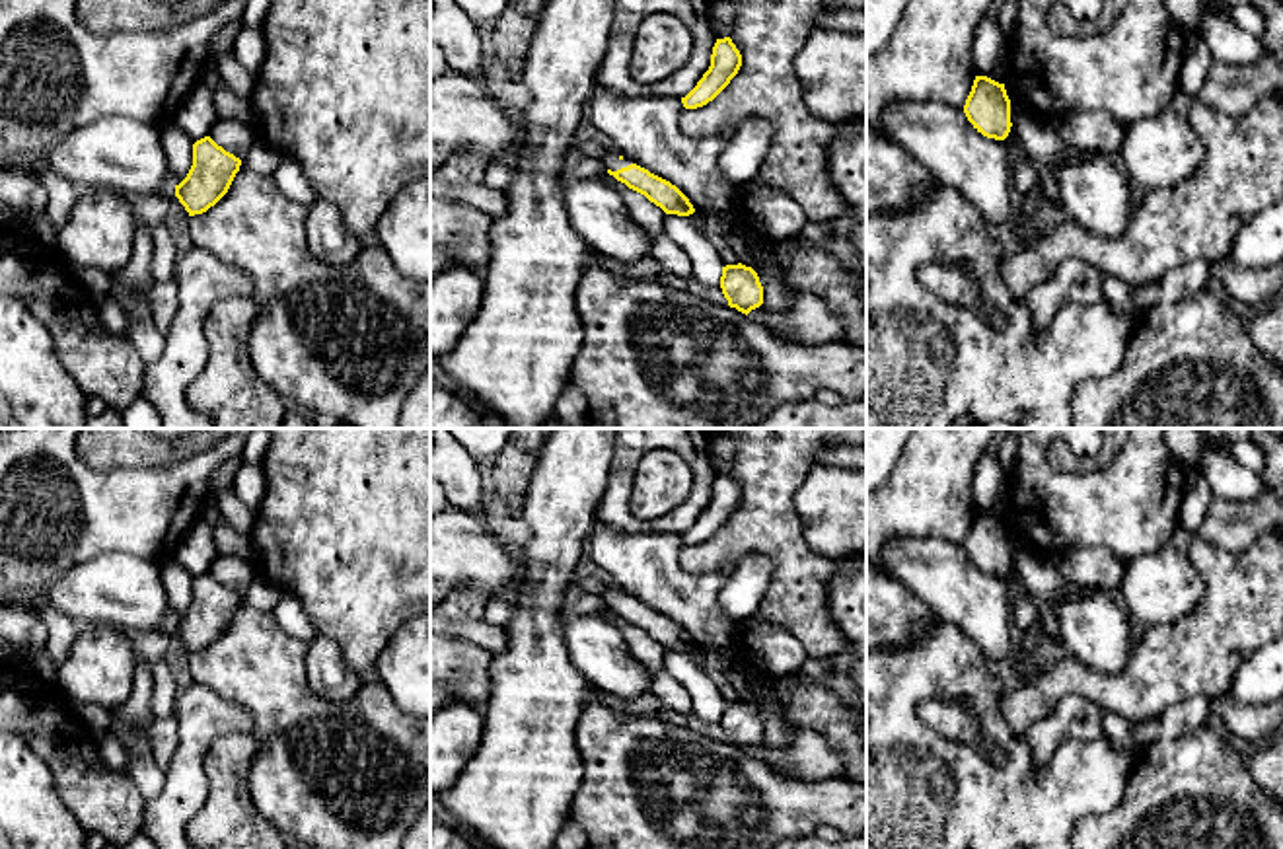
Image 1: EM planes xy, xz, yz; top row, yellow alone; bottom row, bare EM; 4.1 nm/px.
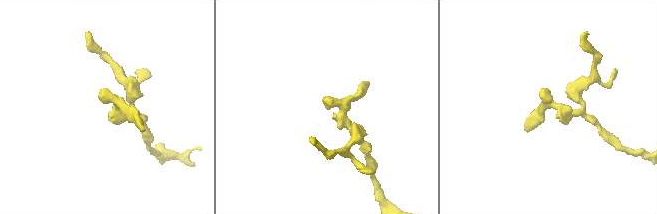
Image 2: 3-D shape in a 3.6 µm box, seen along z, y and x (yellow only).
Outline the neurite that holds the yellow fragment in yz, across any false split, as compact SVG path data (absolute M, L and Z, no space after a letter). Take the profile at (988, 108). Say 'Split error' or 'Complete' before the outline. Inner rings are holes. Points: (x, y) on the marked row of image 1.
Complete. M975 76L964 113L977 132L1005 140L1010 132L1010 99L1005 84L987 76Z

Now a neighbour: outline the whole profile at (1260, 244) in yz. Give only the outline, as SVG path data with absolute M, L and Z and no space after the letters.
M1283 201L1240 230L1230 259L1244 267L1269 267L1283 259Z

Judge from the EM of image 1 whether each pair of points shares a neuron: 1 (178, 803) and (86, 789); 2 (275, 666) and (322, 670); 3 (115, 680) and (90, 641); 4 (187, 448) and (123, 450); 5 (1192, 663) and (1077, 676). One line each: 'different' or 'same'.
1: different
2: different
3: same
4: same
5: same

